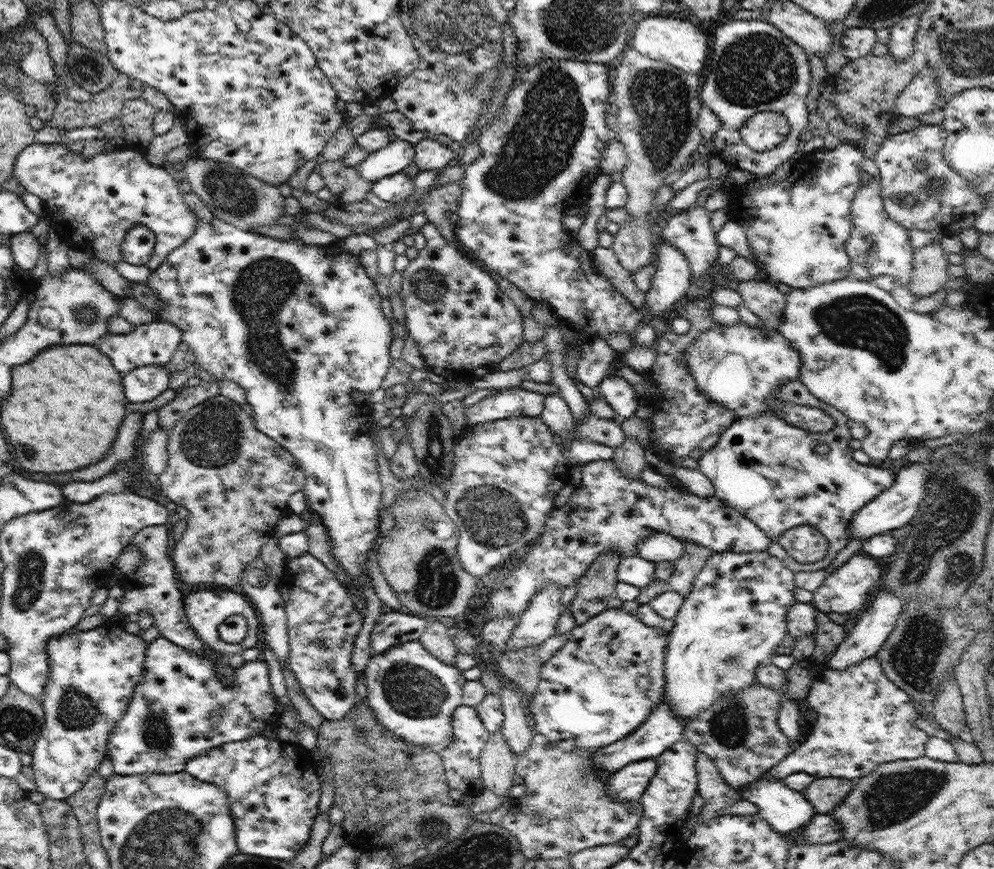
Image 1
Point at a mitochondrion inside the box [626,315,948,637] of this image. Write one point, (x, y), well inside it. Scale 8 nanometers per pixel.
(708, 355)

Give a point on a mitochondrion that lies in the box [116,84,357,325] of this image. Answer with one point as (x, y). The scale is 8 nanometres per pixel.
(231, 192)

